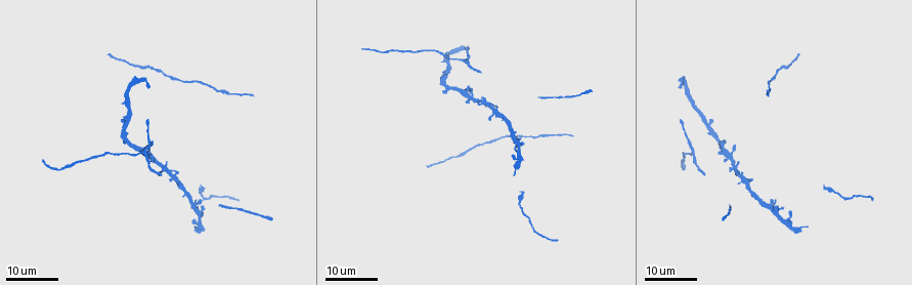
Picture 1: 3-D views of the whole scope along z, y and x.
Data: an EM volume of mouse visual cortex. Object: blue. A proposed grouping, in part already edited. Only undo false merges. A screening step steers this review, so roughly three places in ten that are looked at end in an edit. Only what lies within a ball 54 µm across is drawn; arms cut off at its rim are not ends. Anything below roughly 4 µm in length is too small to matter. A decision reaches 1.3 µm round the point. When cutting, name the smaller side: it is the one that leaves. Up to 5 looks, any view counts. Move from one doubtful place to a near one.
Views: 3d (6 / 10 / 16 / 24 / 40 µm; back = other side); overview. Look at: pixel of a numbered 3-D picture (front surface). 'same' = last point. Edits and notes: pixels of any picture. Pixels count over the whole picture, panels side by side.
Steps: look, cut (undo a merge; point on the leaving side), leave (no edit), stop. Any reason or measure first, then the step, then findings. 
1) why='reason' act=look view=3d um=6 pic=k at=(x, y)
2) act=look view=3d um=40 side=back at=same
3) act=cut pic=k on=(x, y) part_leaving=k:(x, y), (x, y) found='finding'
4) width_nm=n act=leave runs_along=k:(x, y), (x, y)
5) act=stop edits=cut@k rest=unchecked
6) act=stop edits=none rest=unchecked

why='three arms meet' act=look view=3d um=16 pic=1 at=(463, 60)

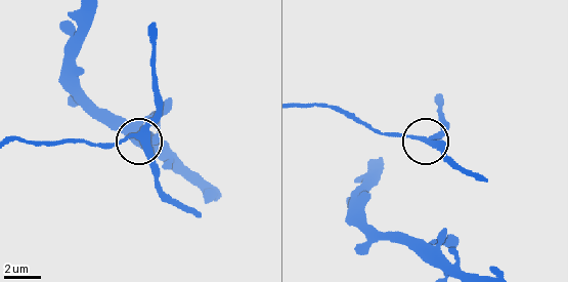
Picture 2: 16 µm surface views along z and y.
act=look view=3d um=6 pic=2 at=(136, 134)

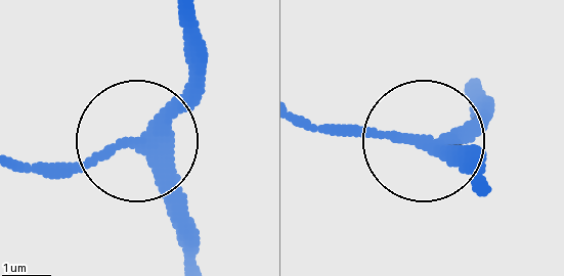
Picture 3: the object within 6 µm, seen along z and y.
arms=3 act=leave found='one neuron here'

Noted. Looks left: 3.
why='four-way junction' act=look view=3d um=24 pic=1 at=(786, 222)

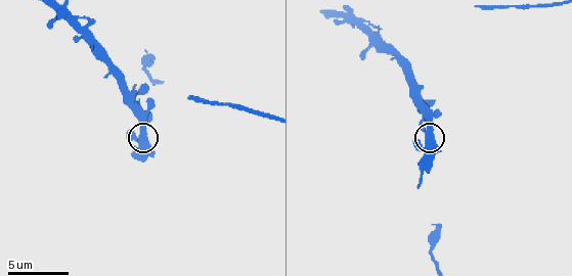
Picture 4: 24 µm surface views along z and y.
why='zoom in' act=look view=3d um=10 at=same

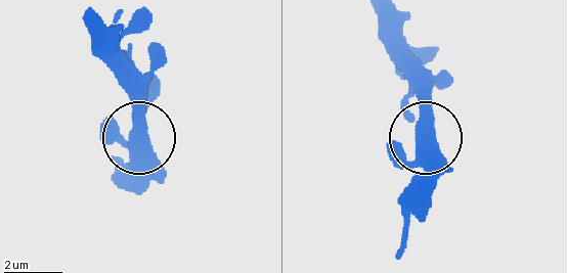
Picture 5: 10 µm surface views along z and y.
act=leave found='one neuron here'

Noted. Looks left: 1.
act=stop edits=none rest=unchecked

